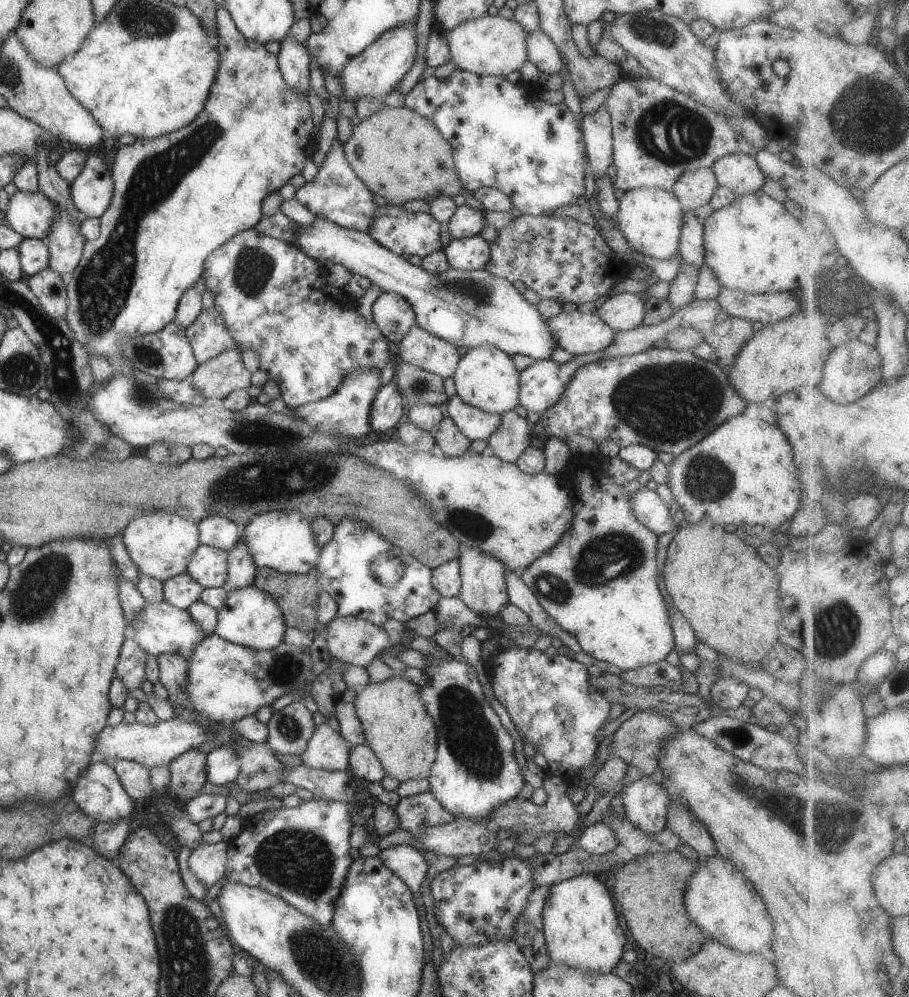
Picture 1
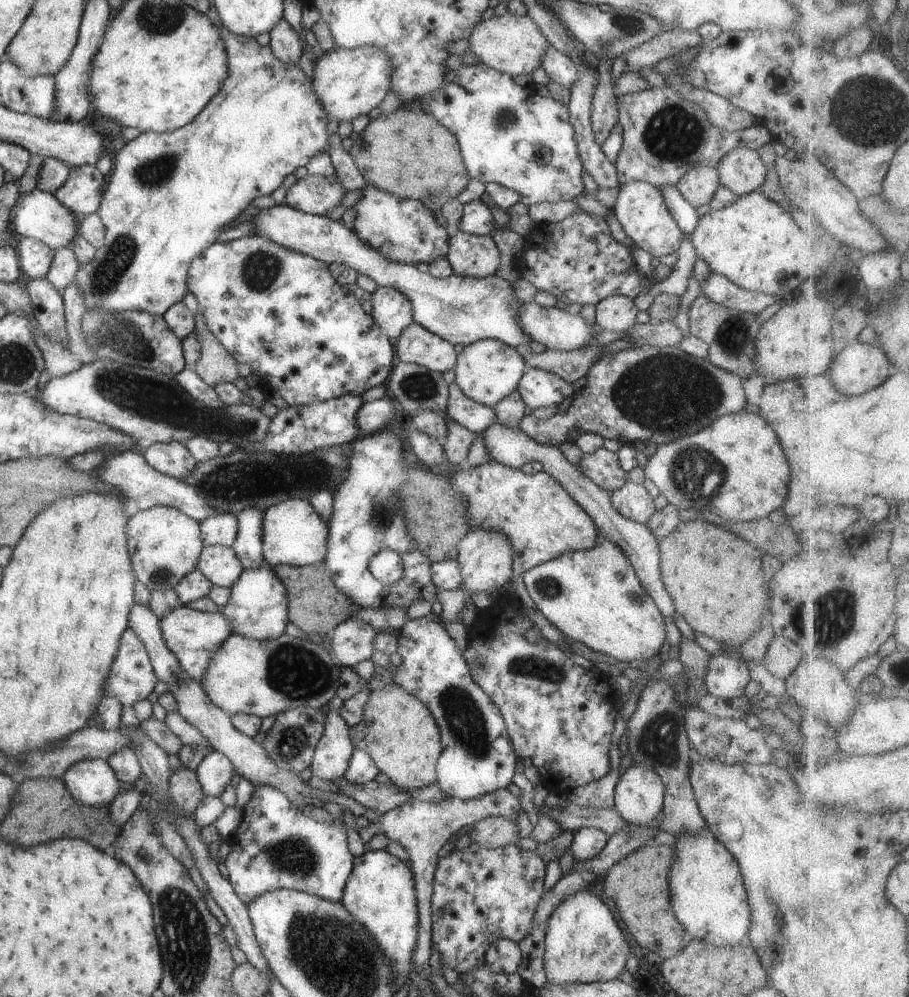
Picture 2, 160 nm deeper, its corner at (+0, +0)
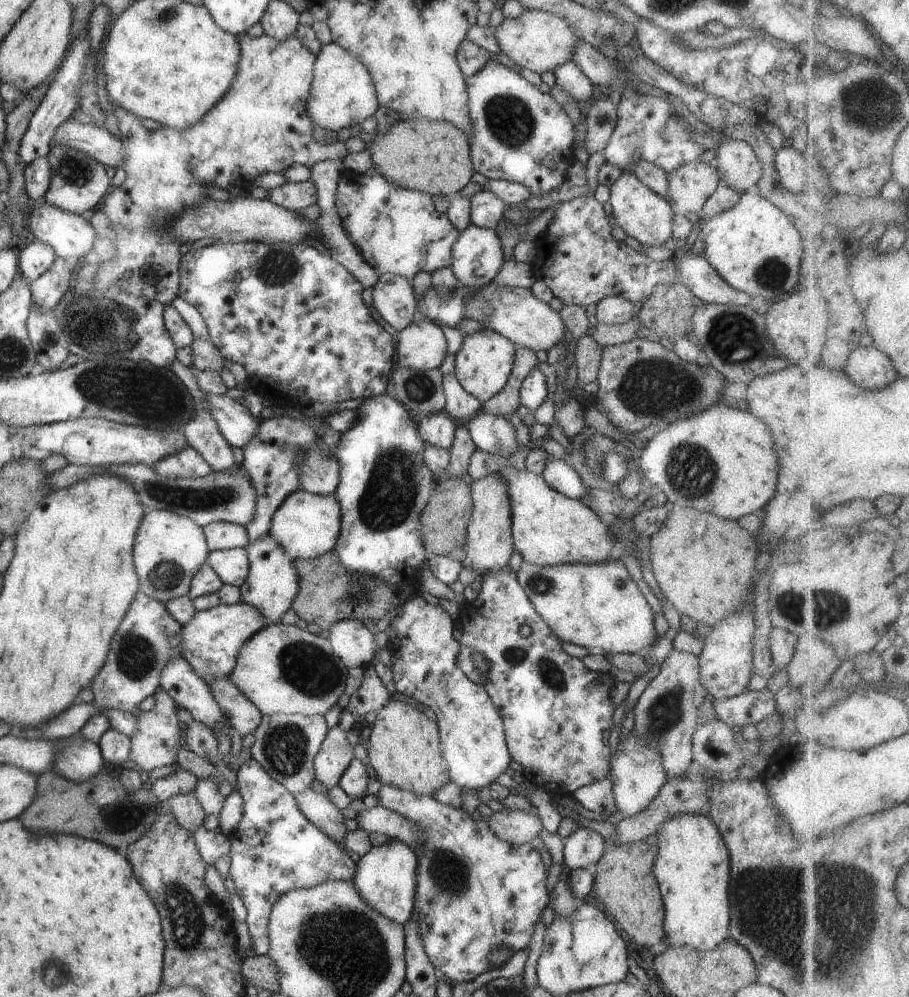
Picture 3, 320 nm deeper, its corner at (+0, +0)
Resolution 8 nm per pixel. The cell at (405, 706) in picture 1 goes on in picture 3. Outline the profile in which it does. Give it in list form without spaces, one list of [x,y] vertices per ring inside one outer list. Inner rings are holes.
[[[391,698],[370,720],[373,725],[368,740],[367,761],[382,785],[432,797],[451,780],[439,747],[439,728],[420,710]]]

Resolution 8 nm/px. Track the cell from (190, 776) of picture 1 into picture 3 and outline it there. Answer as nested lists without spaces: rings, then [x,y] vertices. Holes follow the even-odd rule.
[[[194,792],[180,793],[170,797],[166,804],[170,807],[177,823],[191,835],[202,828],[206,813],[200,806],[199,800]]]

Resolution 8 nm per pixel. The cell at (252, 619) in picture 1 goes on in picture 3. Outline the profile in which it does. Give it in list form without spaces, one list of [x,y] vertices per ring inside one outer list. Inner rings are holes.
[[[268,532],[253,540],[246,550],[249,558],[249,575],[241,586],[241,601],[255,606],[263,614],[265,623],[271,625],[281,620],[281,616],[291,607],[299,593],[299,574],[292,560]]]

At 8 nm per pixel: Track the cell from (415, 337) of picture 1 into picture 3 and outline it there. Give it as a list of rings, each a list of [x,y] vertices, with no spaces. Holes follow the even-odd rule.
[[[414,320],[397,334],[398,367],[427,371],[438,369],[444,362],[446,337],[432,321]]]

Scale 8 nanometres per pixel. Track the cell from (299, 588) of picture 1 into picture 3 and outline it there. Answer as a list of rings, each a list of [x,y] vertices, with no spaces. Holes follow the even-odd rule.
[[[328,551],[326,554],[323,554],[322,556],[319,556],[318,558],[313,559],[296,559],[294,562],[294,566],[297,568],[298,574],[299,574],[299,593],[294,597],[294,600],[292,601],[291,607],[295,610],[296,614],[299,616],[299,618],[302,618],[302,620],[306,620],[311,626],[311,628],[314,628],[315,630],[326,630],[330,628],[334,623],[340,622],[344,619],[357,619],[359,621],[363,620],[373,620],[374,622],[379,621],[380,619],[386,618],[386,616],[393,610],[396,609],[399,605],[402,605],[404,603],[404,600],[414,592],[414,590],[410,590],[410,586],[402,586],[402,590],[394,590],[394,586],[390,586],[390,583],[388,581],[385,581],[384,579],[380,579],[377,576],[366,574],[365,572],[356,572],[355,574],[352,571],[347,571],[345,569],[345,566],[340,562],[340,559],[338,558],[338,555],[332,551]]]

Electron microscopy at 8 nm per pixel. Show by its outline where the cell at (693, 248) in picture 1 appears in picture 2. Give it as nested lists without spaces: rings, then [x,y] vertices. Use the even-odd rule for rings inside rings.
[[[662,185],[659,191],[678,226],[686,235],[690,235],[700,218],[696,209],[680,194],[675,185]]]

